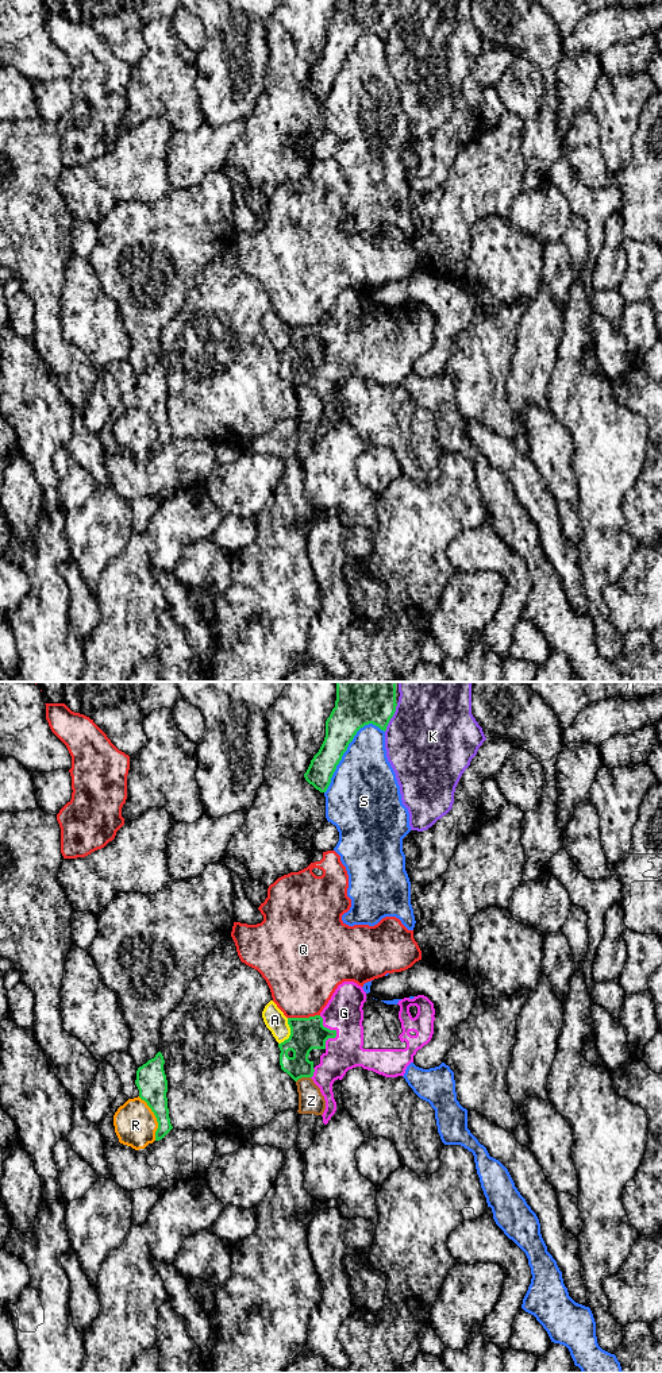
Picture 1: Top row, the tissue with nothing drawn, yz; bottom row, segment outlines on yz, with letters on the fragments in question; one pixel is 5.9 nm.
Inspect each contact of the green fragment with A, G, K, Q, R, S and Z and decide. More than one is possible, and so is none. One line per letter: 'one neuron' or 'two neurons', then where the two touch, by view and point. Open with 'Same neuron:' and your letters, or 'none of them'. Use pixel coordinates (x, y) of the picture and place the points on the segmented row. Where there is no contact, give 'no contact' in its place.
Same neuron: G
A: two neurons; meets green in yz at (291, 1033)
G: one neuron; meets green in yz at (335, 1032)
K: two neurons; meets green in yz at (392, 716)
Q: two neurons; meets green in yz at (303, 1018)
R: two neurons; meets green in yz at (156, 1117)
S: two neurons; meets green in yz at (346, 749)
Z: two neurons; meets green in yz at (303, 1076)

